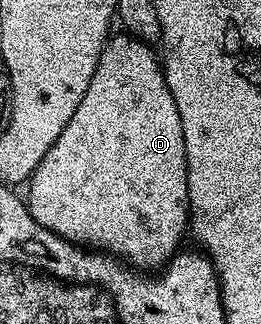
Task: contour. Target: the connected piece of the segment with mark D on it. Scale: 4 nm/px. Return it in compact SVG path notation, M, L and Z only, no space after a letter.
M118 32L107 41L88 92L80 100L80 108L72 112L72 120L60 132L56 144L48 148L28 183L28 205L36 224L83 248L105 252L142 272L165 267L179 253L190 220L184 128L176 100L172 100L172 92L166 87L163 63L150 50L153 49L147 43L125 32Z

